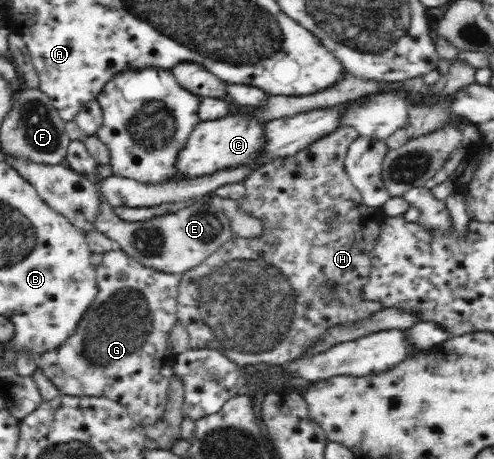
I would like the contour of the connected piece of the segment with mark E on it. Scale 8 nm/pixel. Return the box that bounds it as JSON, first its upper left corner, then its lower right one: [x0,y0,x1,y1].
[89,164,233,274]

